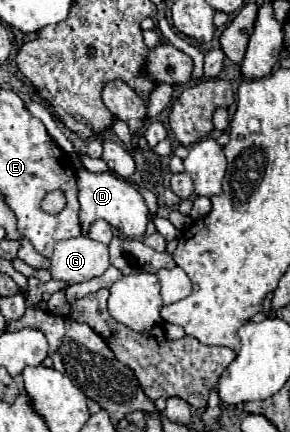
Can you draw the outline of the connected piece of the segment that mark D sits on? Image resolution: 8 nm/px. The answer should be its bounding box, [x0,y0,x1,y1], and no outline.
[77,168,149,238]

